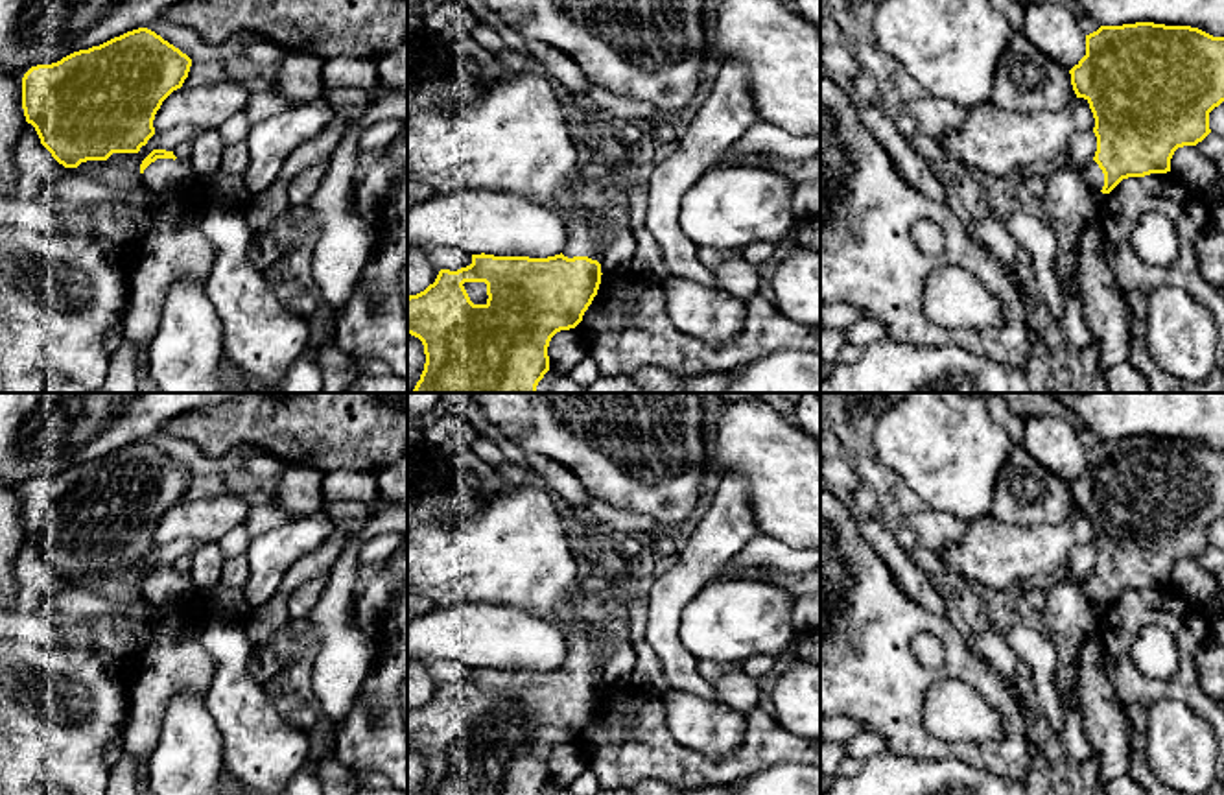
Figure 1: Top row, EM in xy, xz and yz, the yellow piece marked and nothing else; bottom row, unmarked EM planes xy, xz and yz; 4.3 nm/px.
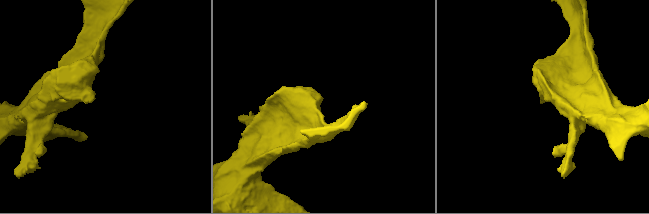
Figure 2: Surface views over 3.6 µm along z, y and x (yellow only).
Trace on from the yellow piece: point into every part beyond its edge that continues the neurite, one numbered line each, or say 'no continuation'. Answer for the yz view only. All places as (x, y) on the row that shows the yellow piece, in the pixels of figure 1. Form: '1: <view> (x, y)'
1: yz (1092, 174)

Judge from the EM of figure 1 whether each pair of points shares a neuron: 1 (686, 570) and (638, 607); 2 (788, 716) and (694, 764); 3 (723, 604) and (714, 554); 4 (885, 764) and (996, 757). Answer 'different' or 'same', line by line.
1: different
2: different
3: different
4: different

